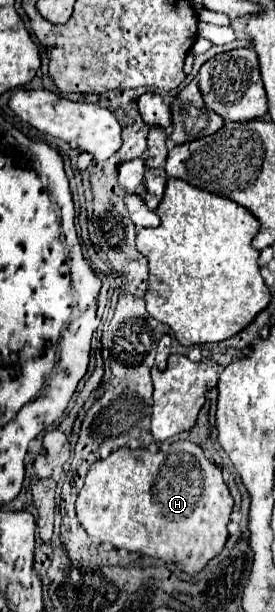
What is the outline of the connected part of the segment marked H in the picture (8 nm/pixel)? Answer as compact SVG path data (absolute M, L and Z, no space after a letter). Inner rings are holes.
M174 441L166 451L158 451L156 455L152 455L148 449L118 449L106 459L96 461L90 467L84 487L78 493L76 515L90 537L108 541L116 549L126 549L174 563L180 571L196 575L224 549L228 541L226 527L230 521L232 505L234 499L222 479L220 469L206 459L204 451L192 441Z

